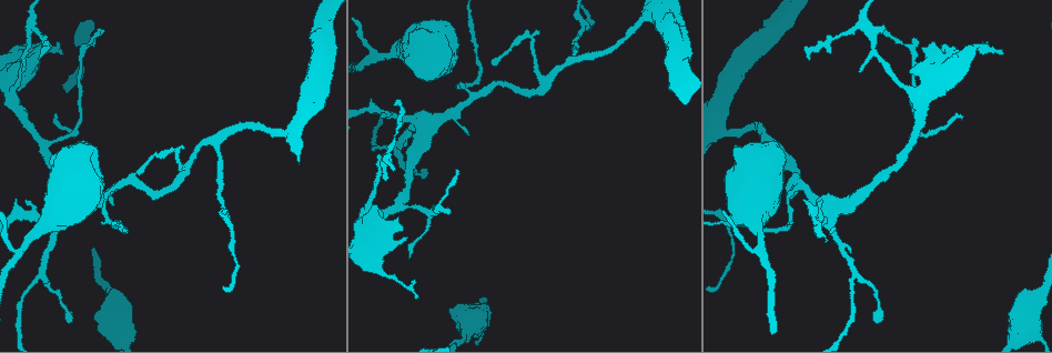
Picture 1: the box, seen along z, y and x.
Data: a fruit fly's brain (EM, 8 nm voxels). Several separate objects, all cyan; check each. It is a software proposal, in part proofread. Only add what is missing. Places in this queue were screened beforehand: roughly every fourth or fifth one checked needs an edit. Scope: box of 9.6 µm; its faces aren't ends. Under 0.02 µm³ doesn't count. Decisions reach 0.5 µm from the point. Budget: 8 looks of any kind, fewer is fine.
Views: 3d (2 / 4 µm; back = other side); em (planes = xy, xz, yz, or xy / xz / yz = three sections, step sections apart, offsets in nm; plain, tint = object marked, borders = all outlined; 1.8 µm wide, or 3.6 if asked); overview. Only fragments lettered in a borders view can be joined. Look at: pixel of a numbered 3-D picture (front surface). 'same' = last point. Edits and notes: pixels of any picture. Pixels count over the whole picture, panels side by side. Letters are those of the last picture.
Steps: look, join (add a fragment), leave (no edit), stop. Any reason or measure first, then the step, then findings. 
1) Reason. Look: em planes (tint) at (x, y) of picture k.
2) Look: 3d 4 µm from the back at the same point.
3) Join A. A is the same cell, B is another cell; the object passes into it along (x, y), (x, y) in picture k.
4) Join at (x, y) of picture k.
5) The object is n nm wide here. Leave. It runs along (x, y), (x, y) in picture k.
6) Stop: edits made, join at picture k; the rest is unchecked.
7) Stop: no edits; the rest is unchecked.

Arms part here. Look: 3d 4 µm at (40, 273) of picture 1.

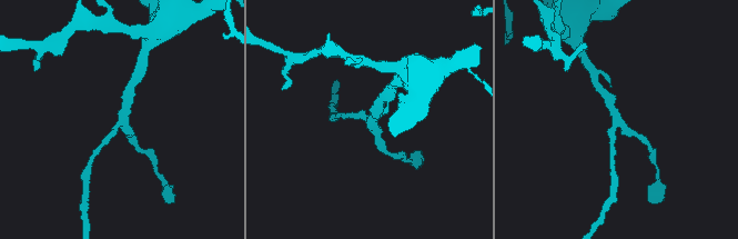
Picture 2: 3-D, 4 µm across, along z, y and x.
Need the tissue. Look: em planes (borders) at (618, 118) of picture 2.

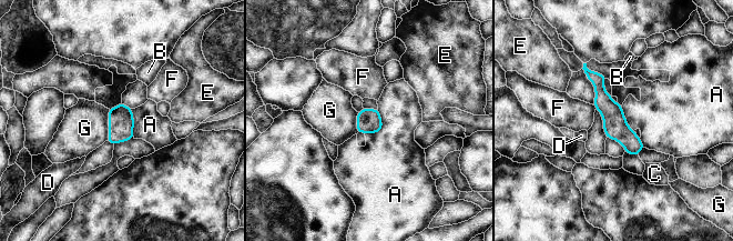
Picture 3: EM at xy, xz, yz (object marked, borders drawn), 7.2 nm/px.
Leave. A, B, C, D, E, F and G are other cells; a border runs along (378, 109), (382, 128), (365, 133) in picture 3; no lettered fragment goes on from it.

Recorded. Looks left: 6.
Look: 3d 2 µm from the back at (428, 125) of picture 1.

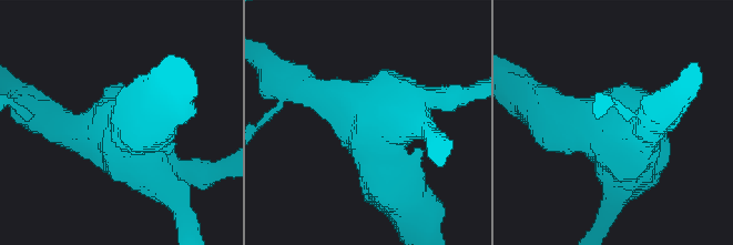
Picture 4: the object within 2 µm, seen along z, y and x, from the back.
Look: em 3.6 µm yz step 8 (tint) at (615, 125) of picture 4.

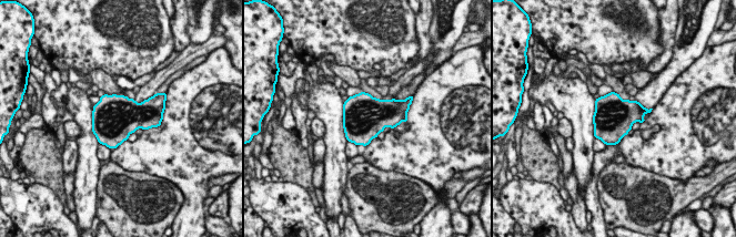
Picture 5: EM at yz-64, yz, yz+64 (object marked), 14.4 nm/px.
Cut it another way. Look: em 3.6 µm planes (borders) at the same point.

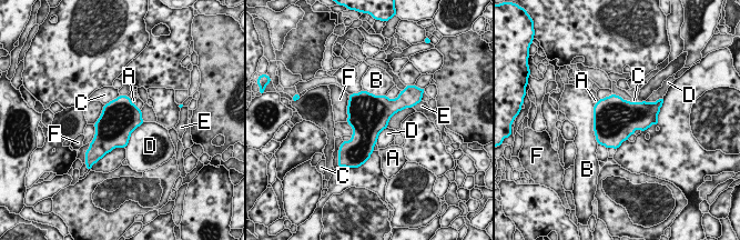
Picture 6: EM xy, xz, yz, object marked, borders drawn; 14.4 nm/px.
The object is 550 nm wide here. Leave. A, B, C, D, E and F are other cells; a border runs along (143, 121), (131, 133), (124, 147) in picture 6; no lettered fragment goes on from it.

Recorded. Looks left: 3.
Abrupt turn. Look: 3d 4 µm at (26, 248) of picture 1.

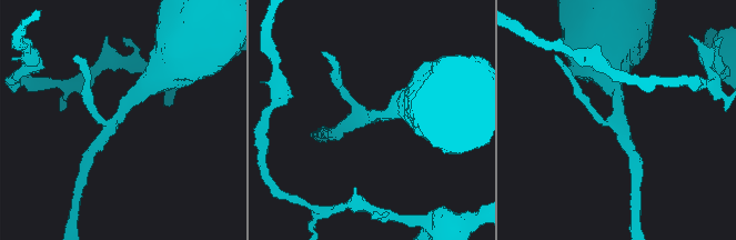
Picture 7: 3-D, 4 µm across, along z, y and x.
Need the tissue. Look: em 3.6 µm yz step 4 (tint) at (369, 119) of picture 7.

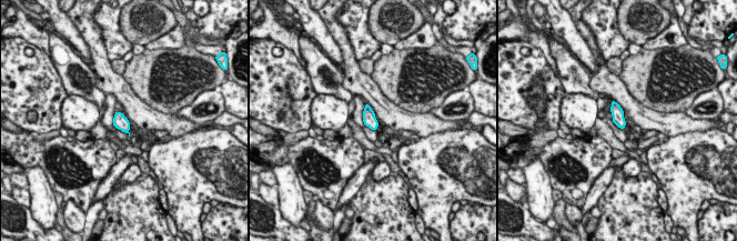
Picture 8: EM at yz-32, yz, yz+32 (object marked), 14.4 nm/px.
See the neighbours. Look: em 3.6 µm yz step 4 (borders) at the same point.

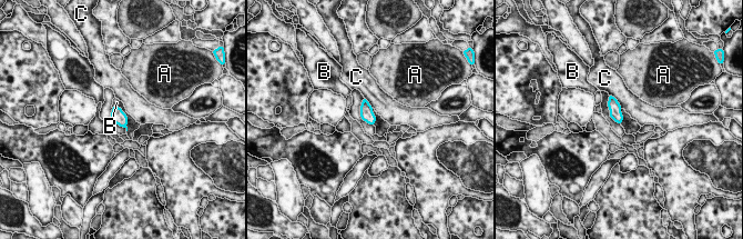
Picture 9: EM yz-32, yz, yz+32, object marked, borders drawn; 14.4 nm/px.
Leave. A, B and C are other cells; a border runs along (112, 107), (116, 106), (124, 113) in picture 9; none of them fits.

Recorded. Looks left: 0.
Stop: no edits; the rest is unchecked.

